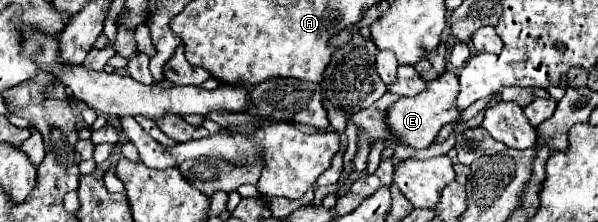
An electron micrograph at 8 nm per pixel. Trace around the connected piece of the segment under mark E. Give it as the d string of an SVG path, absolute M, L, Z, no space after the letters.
M445 72L441 74L437 80L427 84L427 90L423 90L421 94L413 96L413 98L399 98L393 106L389 106L385 120L387 126L395 138L395 142L411 146L411 148L427 148L439 134L439 130L449 124L455 122L459 118L459 110L455 110L455 98L459 92L459 80L455 76L455 72Z

